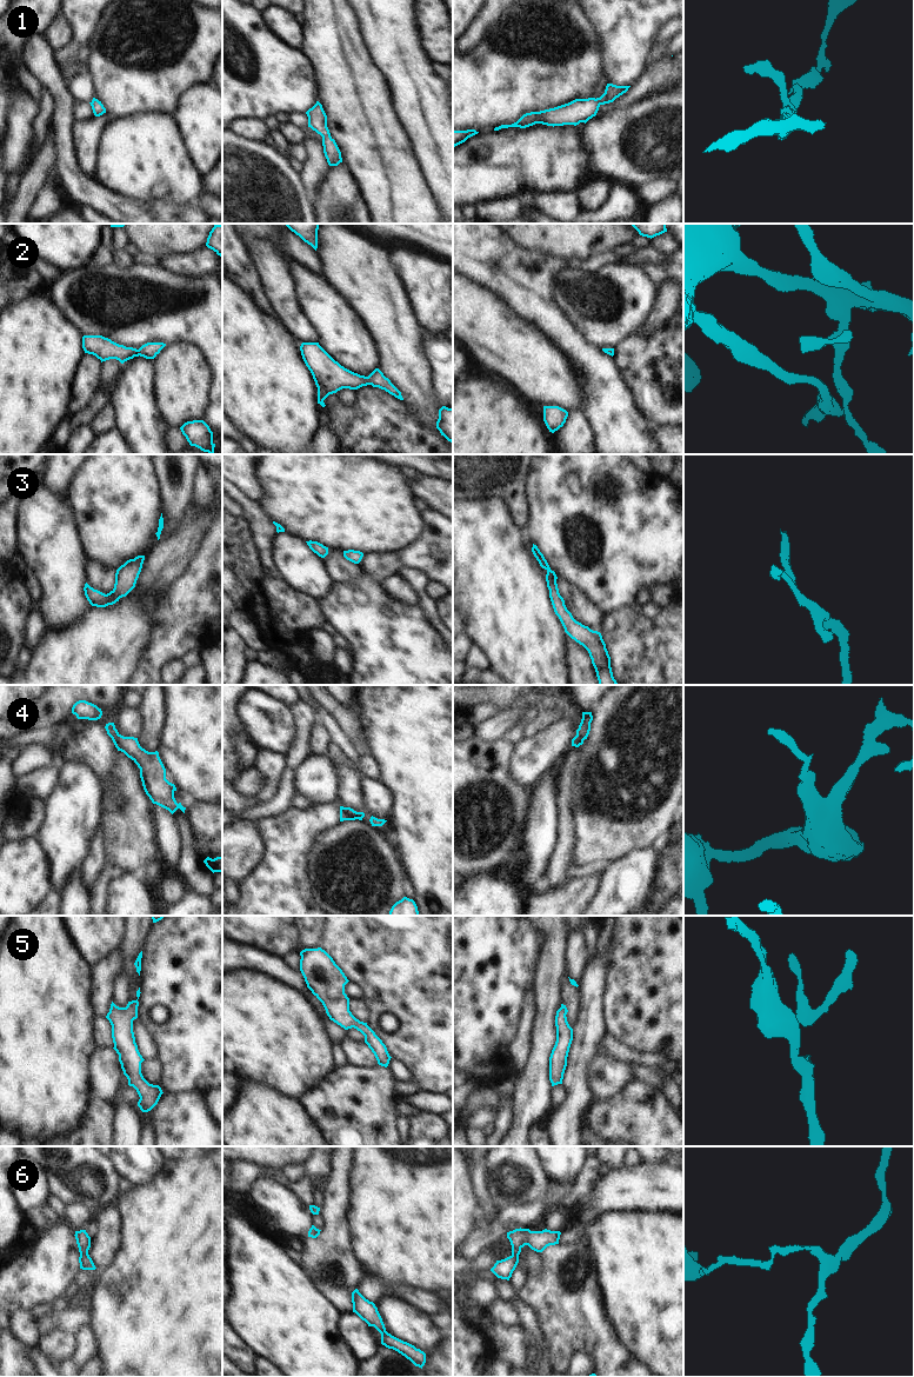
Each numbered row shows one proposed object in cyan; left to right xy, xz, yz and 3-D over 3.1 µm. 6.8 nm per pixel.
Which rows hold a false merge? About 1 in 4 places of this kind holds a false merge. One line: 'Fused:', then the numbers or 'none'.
Fused: none

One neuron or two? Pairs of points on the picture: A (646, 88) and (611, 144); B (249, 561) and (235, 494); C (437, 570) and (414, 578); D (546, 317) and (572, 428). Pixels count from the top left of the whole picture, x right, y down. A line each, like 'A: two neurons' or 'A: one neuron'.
A: two neurons
B: two neurons
C: two neurons
D: two neurons

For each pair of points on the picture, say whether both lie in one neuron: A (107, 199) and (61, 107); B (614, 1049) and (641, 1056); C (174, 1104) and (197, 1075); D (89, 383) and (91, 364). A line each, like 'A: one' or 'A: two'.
A: one
B: one
C: two
D: one

